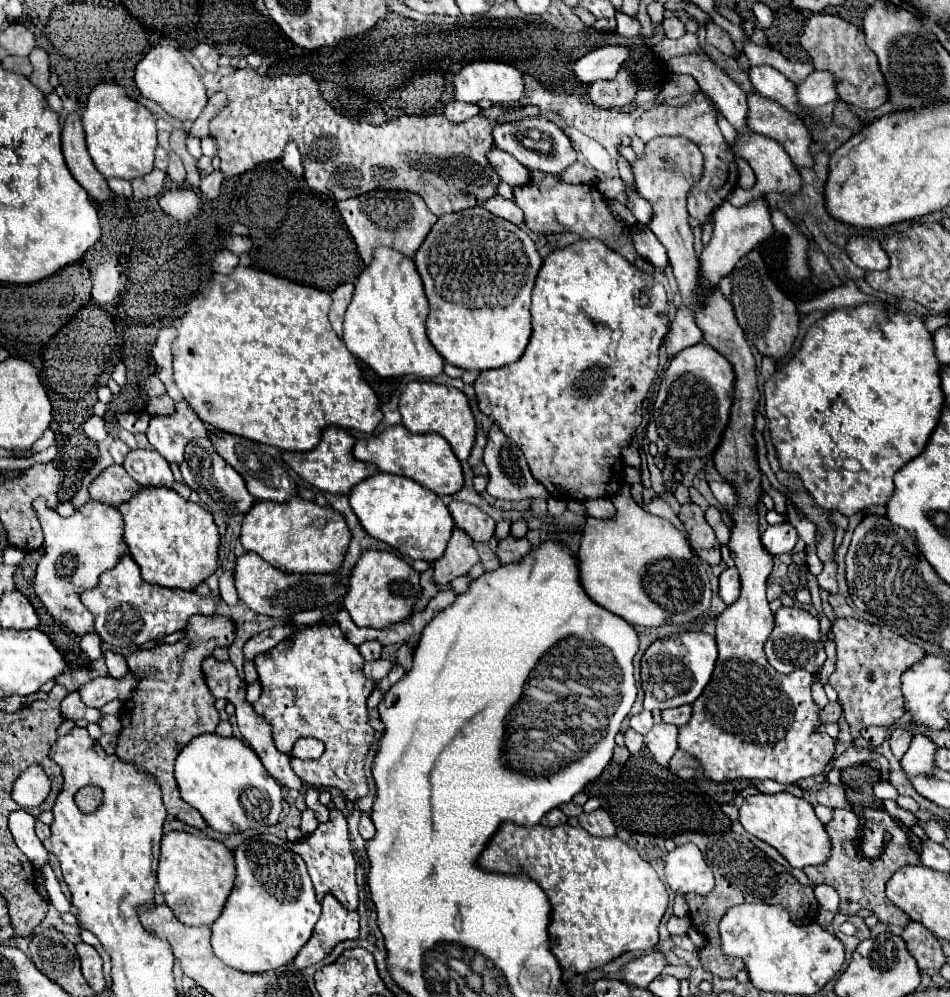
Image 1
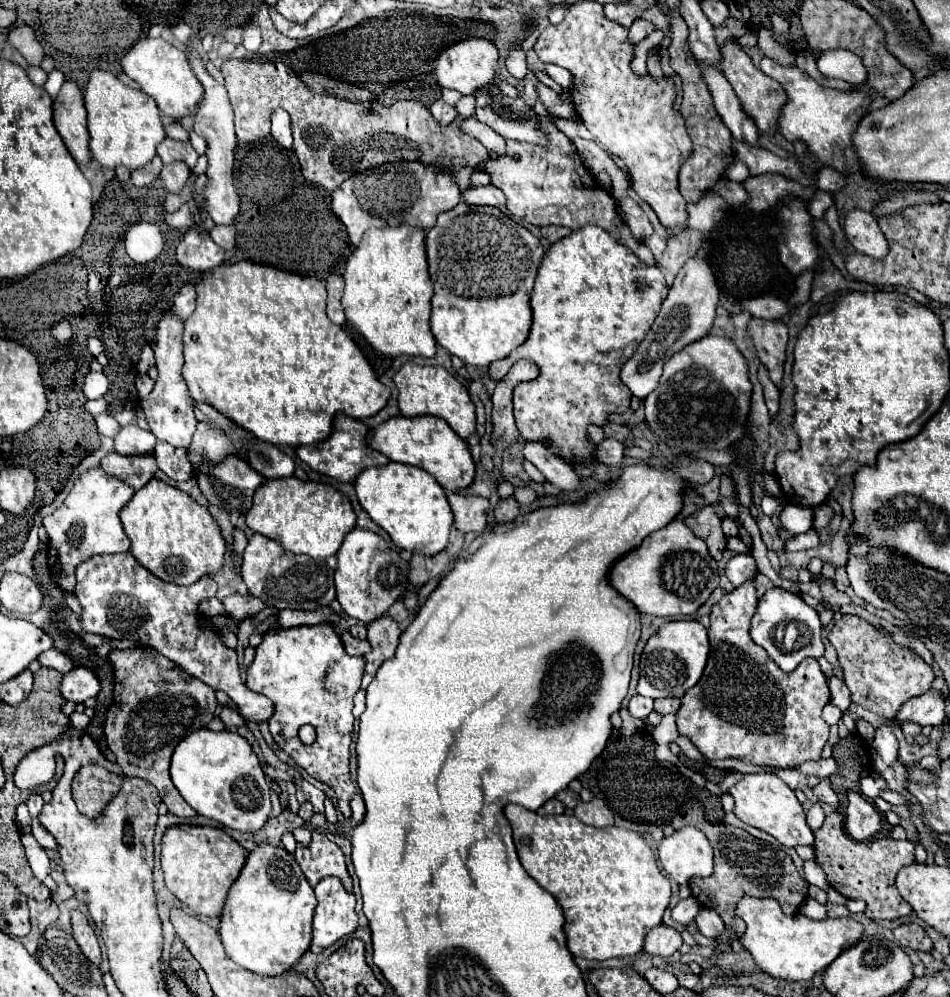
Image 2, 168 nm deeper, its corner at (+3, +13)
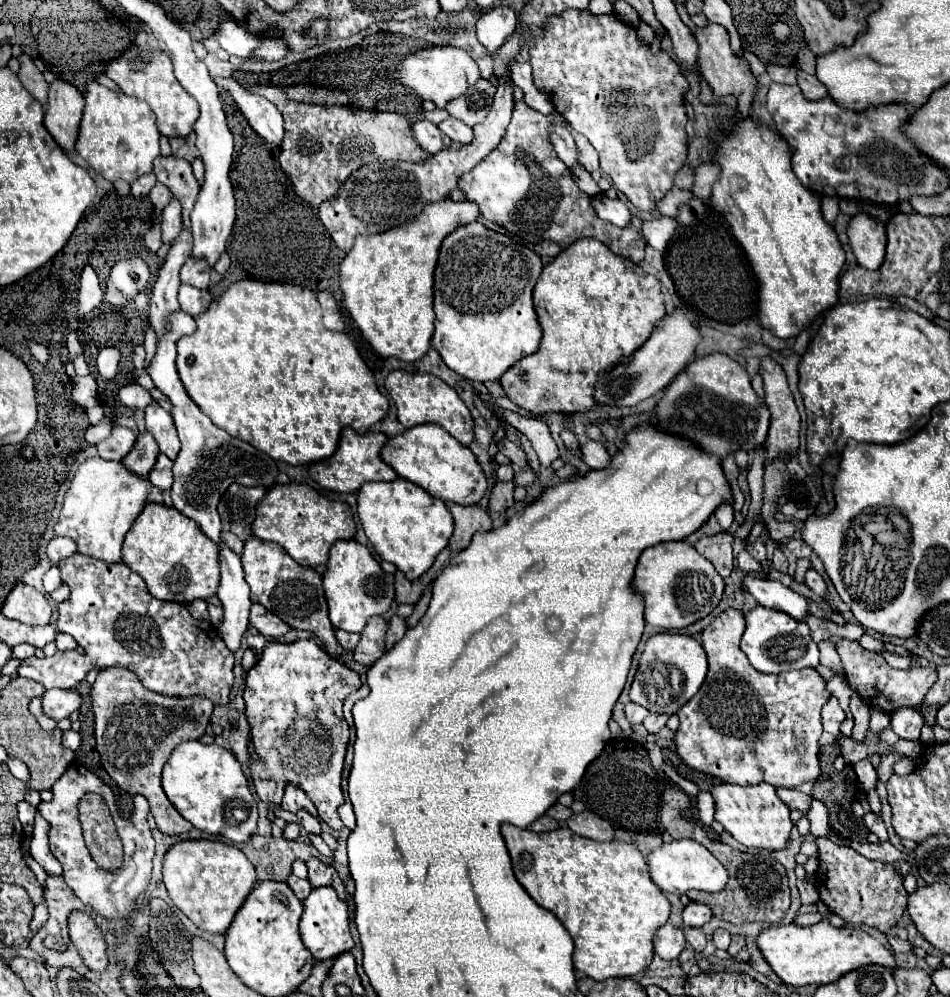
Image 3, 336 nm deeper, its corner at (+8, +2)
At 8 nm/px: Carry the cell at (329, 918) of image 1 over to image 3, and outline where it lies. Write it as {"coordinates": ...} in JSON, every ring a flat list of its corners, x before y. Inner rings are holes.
{"coordinates":[[332,887,312,889,310,895,304,899,300,933,302,933,302,941,304,941,306,949,312,953,312,957,316,961,336,957,354,947,354,939,352,939,352,933,348,927,348,905,338,899,338,895,336,895,336,891,332,891]]}

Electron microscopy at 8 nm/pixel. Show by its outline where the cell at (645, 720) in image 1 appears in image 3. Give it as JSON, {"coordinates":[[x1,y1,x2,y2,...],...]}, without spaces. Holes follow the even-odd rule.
{"coordinates":[[628,703,626,705,626,719,634,725,634,723,642,723,644,719,646,719,646,715,648,715,648,709,644,709,644,707,640,707,640,705,636,705,636,703]]}

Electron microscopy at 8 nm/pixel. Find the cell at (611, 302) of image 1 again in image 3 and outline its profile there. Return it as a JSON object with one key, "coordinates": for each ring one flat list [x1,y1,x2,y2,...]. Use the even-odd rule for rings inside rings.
{"coordinates":[[580,239,544,265,534,287,534,309,542,327,540,347,536,353,516,361,500,377,500,385,514,405,542,417,546,413,584,413,600,407,594,405,594,383,598,381,598,373,616,367,650,337,654,323,664,315,664,297,656,277,648,275,642,267,614,255,602,241]]}

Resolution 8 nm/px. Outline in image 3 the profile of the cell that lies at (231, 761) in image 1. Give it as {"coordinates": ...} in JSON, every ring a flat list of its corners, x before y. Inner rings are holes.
{"coordinates":[[200,741,180,743,170,755,162,771,162,787,170,803,188,819,196,829,224,835,234,843,248,841,258,825,258,807,250,791,242,765,232,751,220,745,204,745]]}

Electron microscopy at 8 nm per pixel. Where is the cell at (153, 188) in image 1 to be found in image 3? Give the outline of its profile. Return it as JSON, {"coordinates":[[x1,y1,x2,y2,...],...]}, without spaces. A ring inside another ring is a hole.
{"coordinates":[[148,173,144,177,138,177,132,183,132,195,134,197,146,197,150,193,150,189,154,187,154,183,156,183,156,175,154,173]]}

